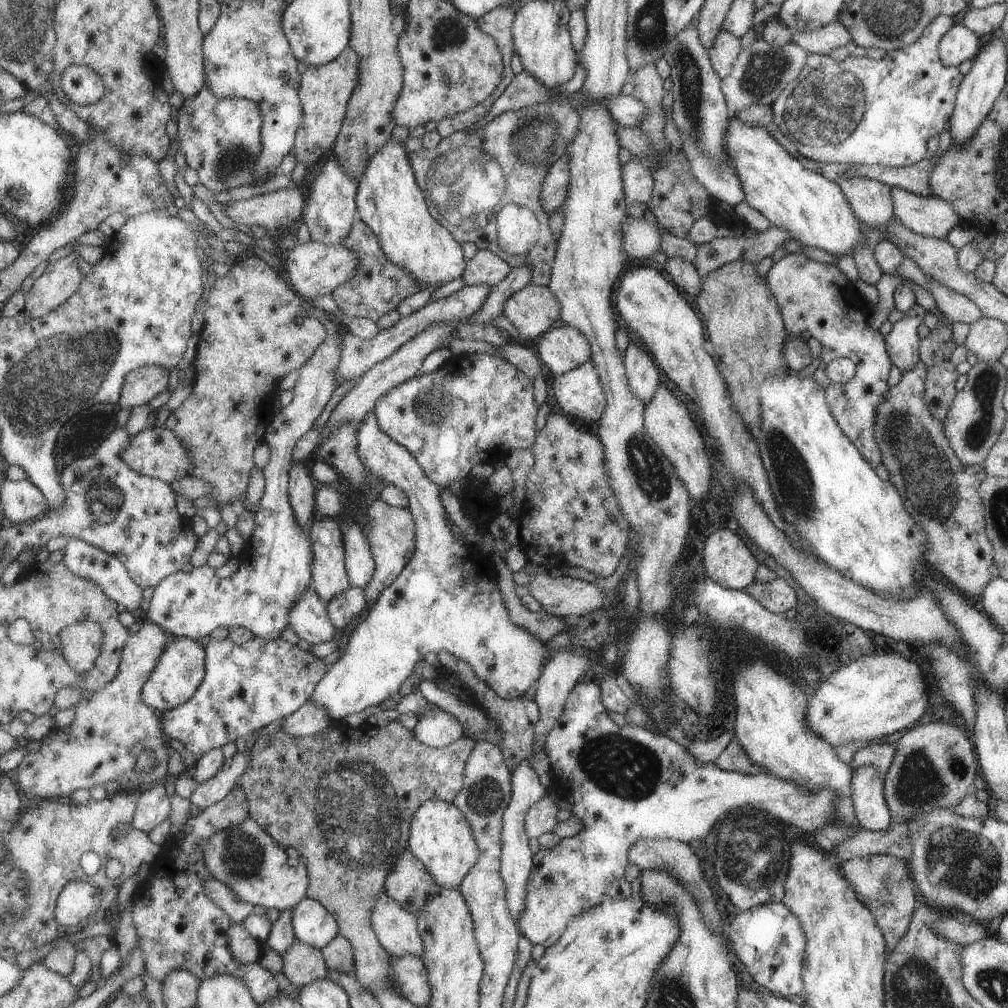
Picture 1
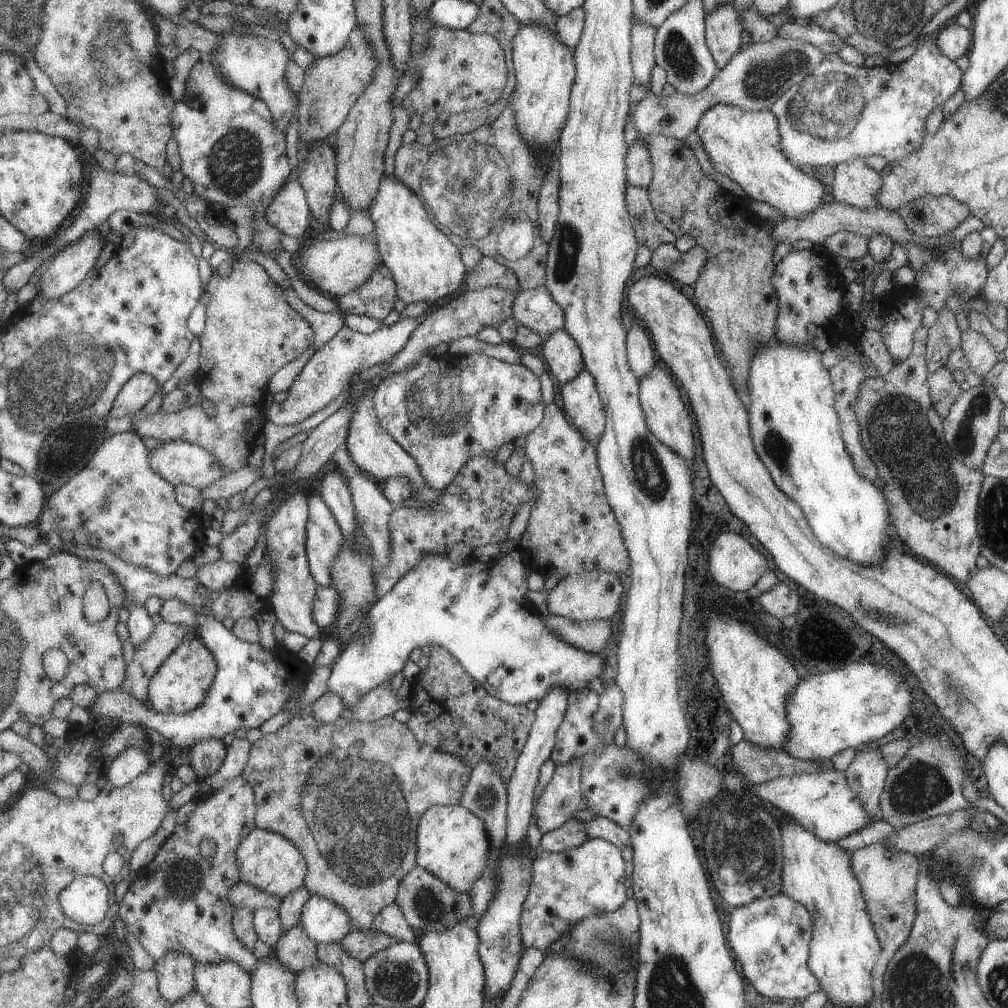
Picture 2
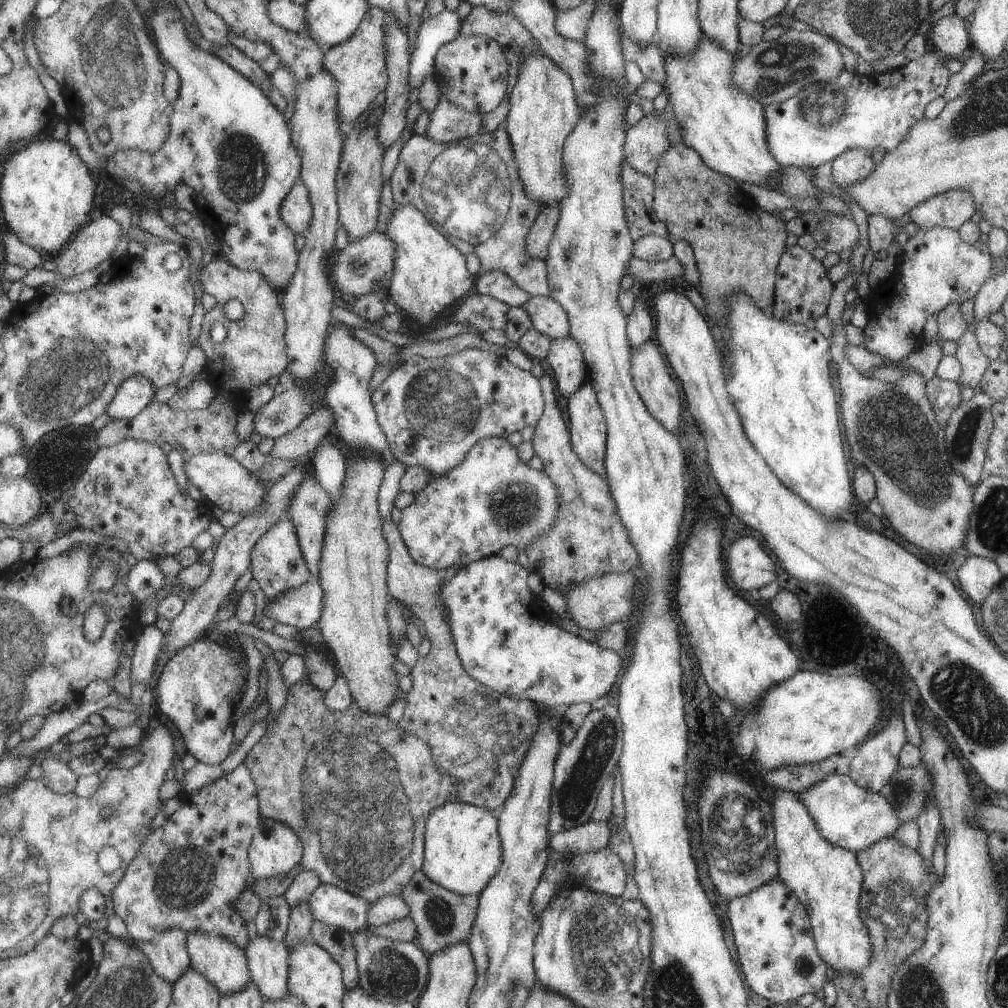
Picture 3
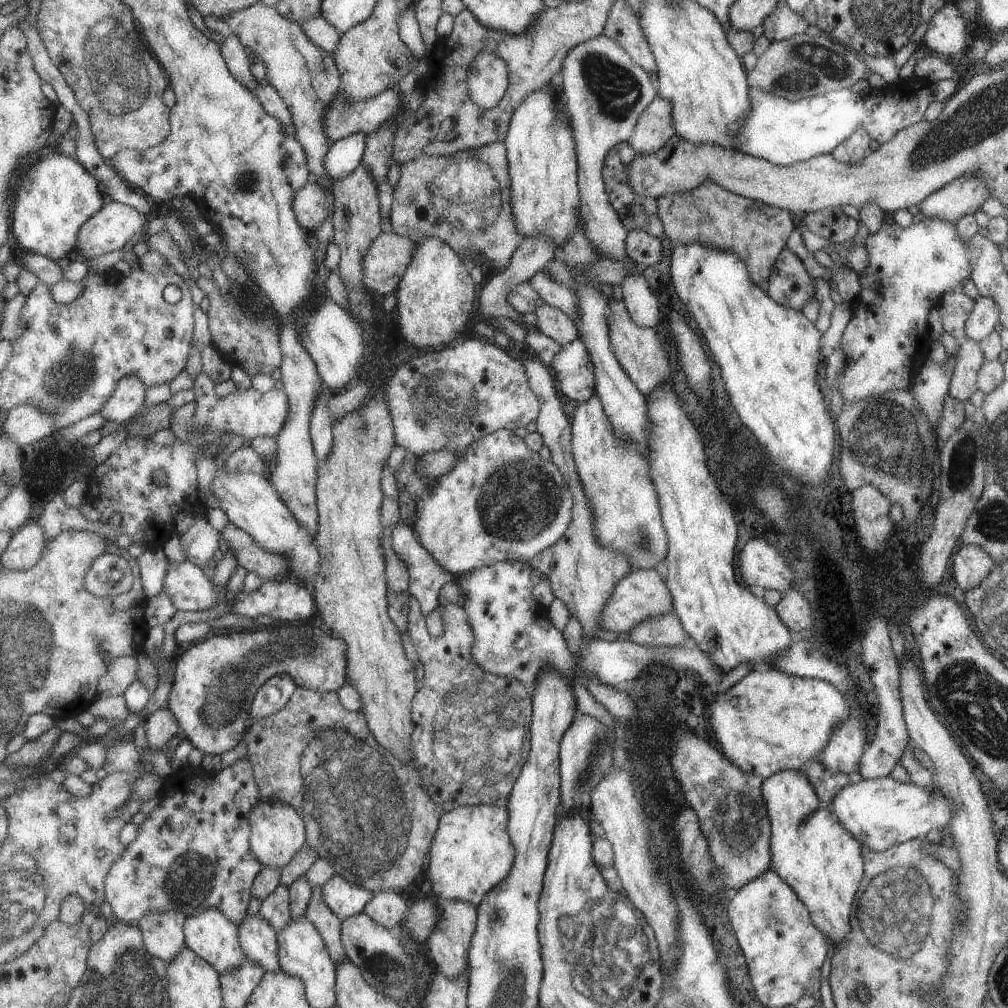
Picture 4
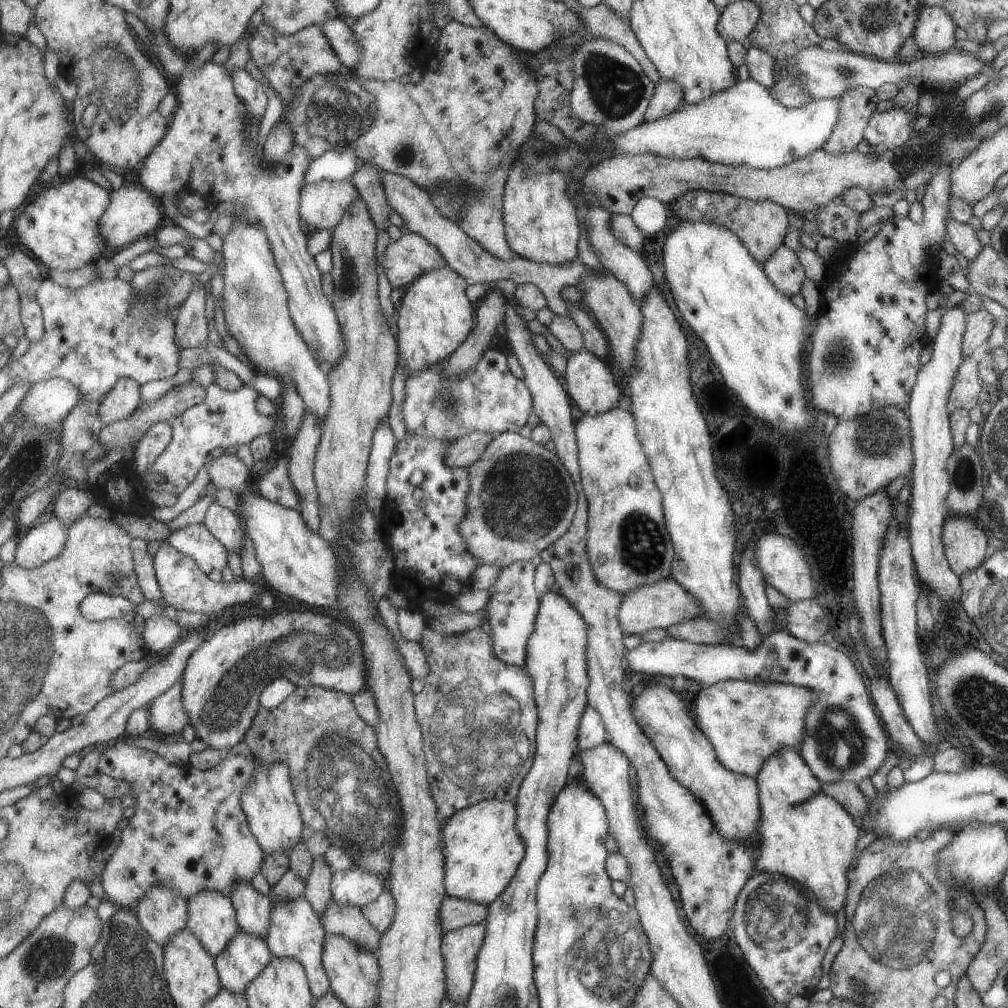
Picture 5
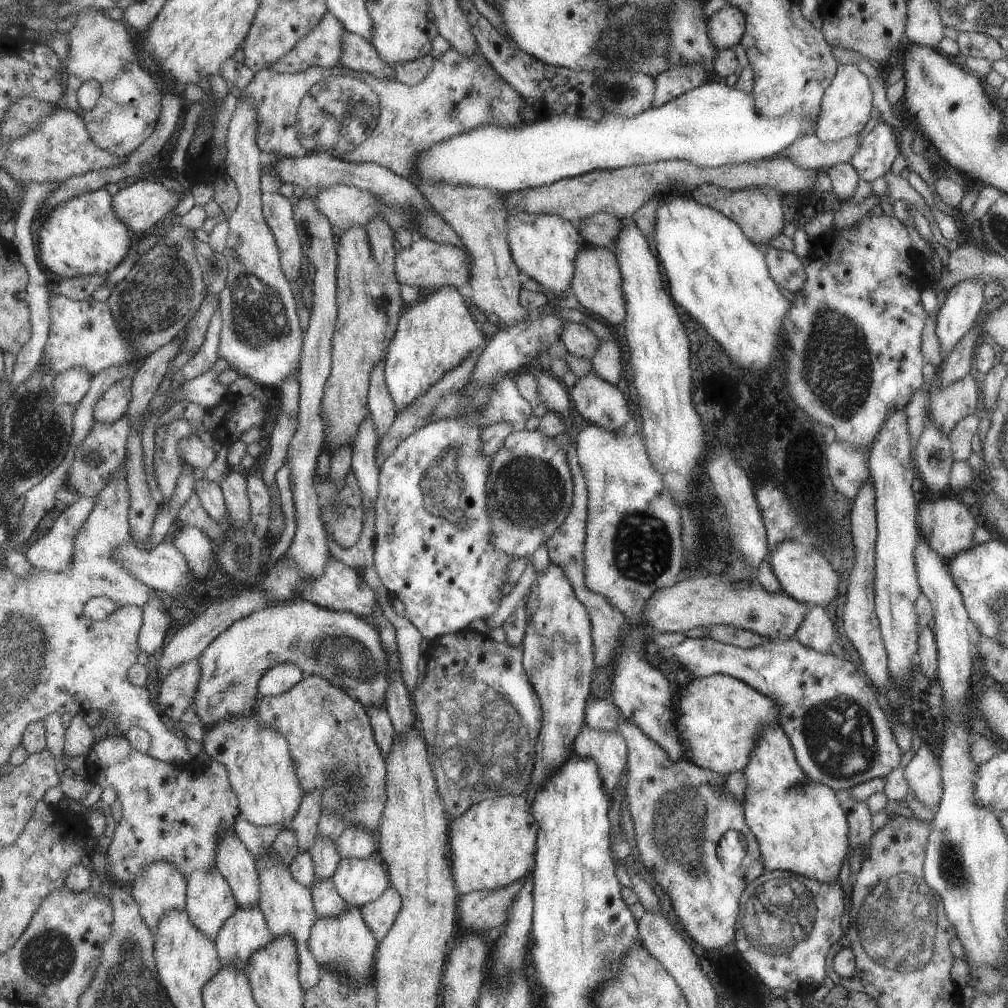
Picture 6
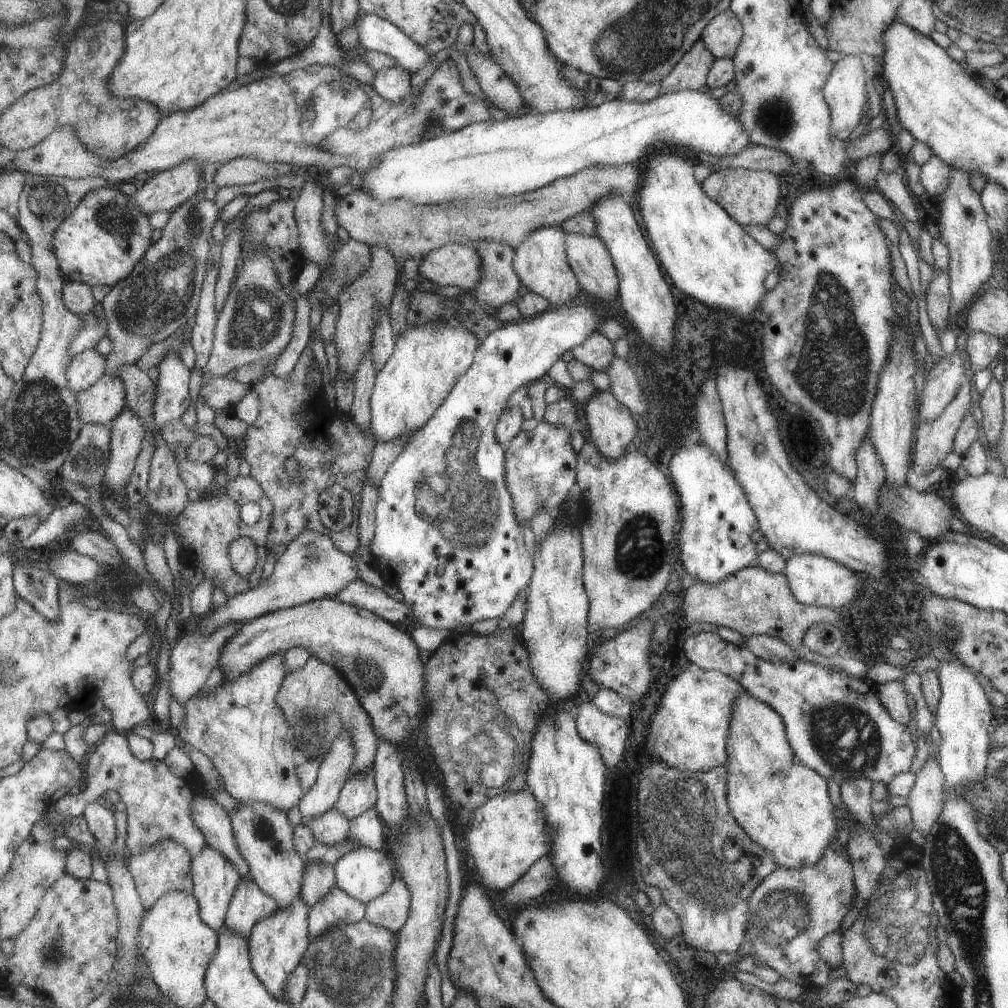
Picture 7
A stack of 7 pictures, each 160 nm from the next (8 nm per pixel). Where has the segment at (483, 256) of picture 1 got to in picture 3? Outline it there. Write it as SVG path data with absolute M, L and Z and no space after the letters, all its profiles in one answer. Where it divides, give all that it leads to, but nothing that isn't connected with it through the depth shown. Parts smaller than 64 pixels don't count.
M480 271L474 280L475 292L501 301L508 307L522 307L530 297L506 274L499 271Z

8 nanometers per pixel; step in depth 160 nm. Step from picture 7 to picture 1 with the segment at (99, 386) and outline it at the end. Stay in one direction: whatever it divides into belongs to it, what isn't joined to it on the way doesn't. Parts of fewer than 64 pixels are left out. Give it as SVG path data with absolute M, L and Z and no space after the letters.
M159 365L136 368L127 375L117 408L130 408L147 404L161 394L169 384L169 369Z

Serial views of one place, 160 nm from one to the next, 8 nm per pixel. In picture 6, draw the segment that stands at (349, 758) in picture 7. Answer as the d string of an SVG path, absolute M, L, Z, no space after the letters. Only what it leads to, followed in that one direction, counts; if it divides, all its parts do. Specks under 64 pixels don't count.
M321 789L307 793L292 822L291 829L297 834L300 853L310 852L311 848L315 846L318 827L324 813L323 796L324 793Z

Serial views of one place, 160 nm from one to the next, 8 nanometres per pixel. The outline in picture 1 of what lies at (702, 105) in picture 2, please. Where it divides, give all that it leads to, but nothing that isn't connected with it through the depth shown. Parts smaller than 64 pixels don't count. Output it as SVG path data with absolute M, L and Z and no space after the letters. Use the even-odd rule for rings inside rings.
M761 38L753 40L749 46L741 49L735 57L729 74L721 78L721 89L730 114L745 110L751 105L769 107L785 85L799 74L807 55L808 51L791 41L775 46L767 44ZM631 95L600 97L598 103L606 106L612 119L622 127L638 127L643 120L645 105Z

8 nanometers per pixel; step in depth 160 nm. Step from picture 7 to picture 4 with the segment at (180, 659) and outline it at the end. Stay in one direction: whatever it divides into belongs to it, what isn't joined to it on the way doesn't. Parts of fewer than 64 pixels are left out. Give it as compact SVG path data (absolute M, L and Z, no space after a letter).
M164 705L148 716L145 722L145 738L150 748L164 751L164 744L167 744L175 734L181 734L181 728L174 712Z

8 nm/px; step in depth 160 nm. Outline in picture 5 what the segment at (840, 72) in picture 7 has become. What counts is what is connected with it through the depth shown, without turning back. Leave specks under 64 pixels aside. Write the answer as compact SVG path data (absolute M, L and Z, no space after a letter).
M857 87L845 90L835 100L839 100L838 122L821 149L830 154L847 154L863 139L865 126L878 99L875 89Z

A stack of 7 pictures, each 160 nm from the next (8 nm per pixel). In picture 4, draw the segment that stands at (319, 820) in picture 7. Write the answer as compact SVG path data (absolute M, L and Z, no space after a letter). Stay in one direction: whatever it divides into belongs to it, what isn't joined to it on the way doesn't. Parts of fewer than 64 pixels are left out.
M312 887L312 897L306 912L306 917L315 923L326 940L327 948L336 964L348 960L343 944L342 920L331 910L323 896L323 887Z

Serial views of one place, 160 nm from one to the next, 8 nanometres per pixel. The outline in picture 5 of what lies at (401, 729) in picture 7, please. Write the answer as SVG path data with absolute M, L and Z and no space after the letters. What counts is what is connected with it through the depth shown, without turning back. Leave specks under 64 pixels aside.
M281 610L273 616L249 616L220 628L210 634L207 642L191 654L185 674L183 674L183 706L188 720L195 729L196 738L211 749L227 752L246 739L247 732L258 716L259 699L267 686L285 677L298 687L321 686L327 690L345 692L347 695L367 690L367 680L363 676L363 644L359 636L347 626L345 619L336 620L329 614L313 610Z

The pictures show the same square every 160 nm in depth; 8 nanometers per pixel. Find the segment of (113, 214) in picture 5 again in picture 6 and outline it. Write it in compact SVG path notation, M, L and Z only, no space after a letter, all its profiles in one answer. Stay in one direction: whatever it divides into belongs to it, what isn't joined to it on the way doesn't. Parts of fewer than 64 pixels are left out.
M139 178L114 196L114 208L118 217L130 226L132 234L141 234L147 230L151 232L181 200L182 196L165 188L161 182Z

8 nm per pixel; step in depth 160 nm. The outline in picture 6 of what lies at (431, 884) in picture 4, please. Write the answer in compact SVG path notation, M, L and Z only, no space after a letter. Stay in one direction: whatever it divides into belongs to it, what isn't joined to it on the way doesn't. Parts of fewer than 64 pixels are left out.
M526 795L481 800L450 823L451 870L459 895L493 891L525 877L534 867L538 822L527 806Z

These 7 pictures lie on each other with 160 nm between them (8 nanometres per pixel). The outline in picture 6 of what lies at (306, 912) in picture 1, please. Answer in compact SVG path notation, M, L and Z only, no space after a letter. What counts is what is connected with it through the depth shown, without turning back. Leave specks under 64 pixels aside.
M342 858L334 882L349 907L362 908L379 899L389 887L389 879L373 858Z

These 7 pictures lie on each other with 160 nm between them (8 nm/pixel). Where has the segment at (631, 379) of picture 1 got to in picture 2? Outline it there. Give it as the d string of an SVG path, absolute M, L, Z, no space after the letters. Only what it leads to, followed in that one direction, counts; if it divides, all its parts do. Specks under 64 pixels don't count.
M637 320L633 322L631 328L627 331L627 356L628 364L641 382L650 368L656 364L653 360L653 348L651 342L641 326L637 326Z

